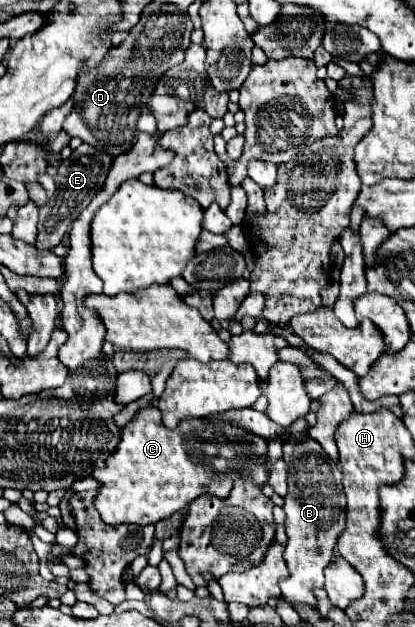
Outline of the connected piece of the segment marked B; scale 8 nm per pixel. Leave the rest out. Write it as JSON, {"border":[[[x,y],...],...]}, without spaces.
{"border":[[[293,434],[293,438],[283,444],[283,460],[289,470],[289,492],[283,504],[287,514],[285,530],[289,536],[285,546],[289,576],[279,580],[279,588],[285,602],[317,608],[313,590],[323,588],[323,570],[333,560],[337,538],[345,530],[345,492],[341,484],[341,470],[329,462],[329,456],[307,434]]]}

